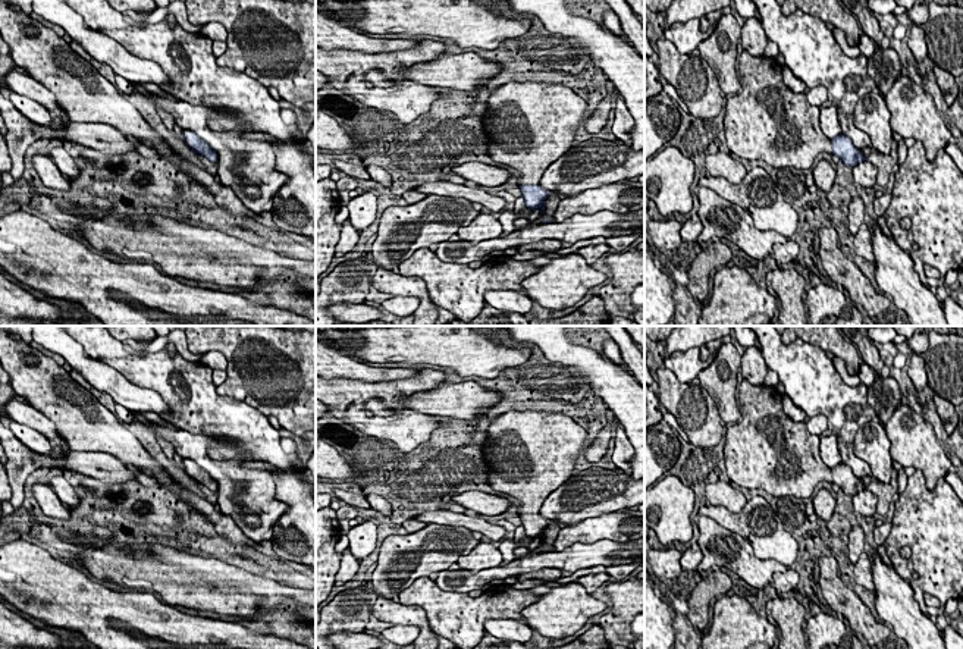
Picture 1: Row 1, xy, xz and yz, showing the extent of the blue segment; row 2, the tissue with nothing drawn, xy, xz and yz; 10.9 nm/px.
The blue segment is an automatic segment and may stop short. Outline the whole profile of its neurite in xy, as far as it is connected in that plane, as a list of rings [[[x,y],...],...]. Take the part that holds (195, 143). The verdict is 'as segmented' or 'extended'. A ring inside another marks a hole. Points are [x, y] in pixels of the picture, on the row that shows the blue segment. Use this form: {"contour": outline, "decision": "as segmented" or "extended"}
{"contour": [[[186,132],[186,139],[188,139],[189,147],[195,153],[207,157],[211,163],[217,162],[216,151],[208,145],[208,142],[206,142],[204,139],[201,139],[197,134]]], "decision": "as segmented"}

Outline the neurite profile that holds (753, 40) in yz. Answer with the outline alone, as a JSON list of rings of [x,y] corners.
[[[746,19],[746,23],[741,26],[740,38],[743,50],[746,50],[750,56],[765,56],[768,38],[759,19]]]

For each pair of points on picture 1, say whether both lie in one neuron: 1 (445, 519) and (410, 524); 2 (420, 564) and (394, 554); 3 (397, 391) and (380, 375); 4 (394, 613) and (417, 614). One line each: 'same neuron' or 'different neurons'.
1: different neurons
2: same neuron
3: different neurons
4: same neuron

